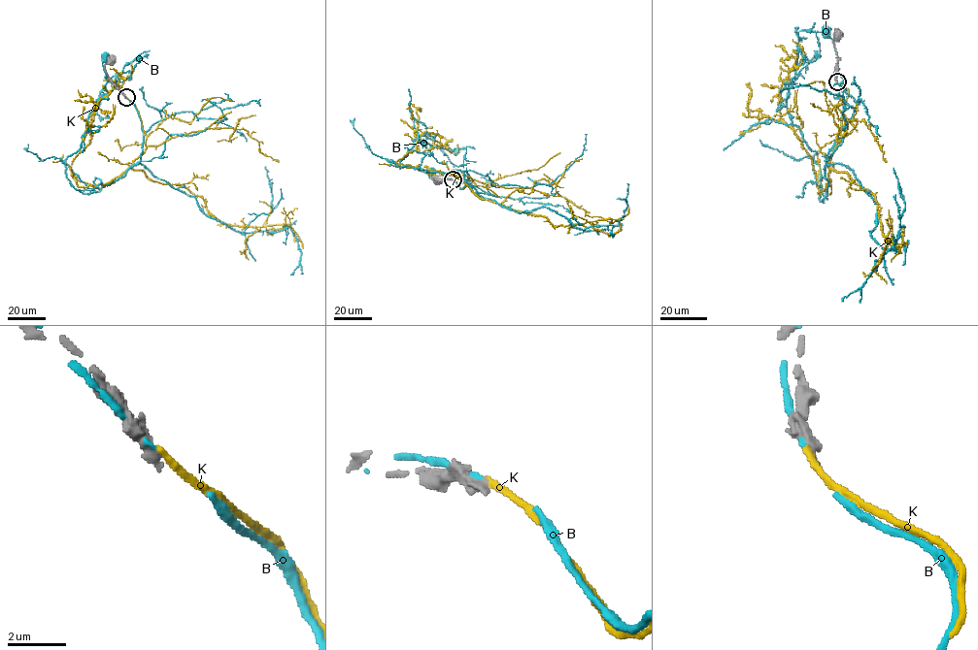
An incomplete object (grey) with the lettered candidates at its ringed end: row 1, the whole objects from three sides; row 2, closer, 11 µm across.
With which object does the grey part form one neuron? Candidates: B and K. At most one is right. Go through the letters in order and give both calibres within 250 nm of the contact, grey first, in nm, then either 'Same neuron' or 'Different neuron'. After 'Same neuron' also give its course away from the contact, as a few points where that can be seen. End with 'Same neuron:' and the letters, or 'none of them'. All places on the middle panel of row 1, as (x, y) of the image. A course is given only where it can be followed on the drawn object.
B: Thickness 500 nm (grey) against 140 nm. Different neuron
K: Thickness 400 nm (grey) against 240 nm. Different neuron
Same neuron: none of them

